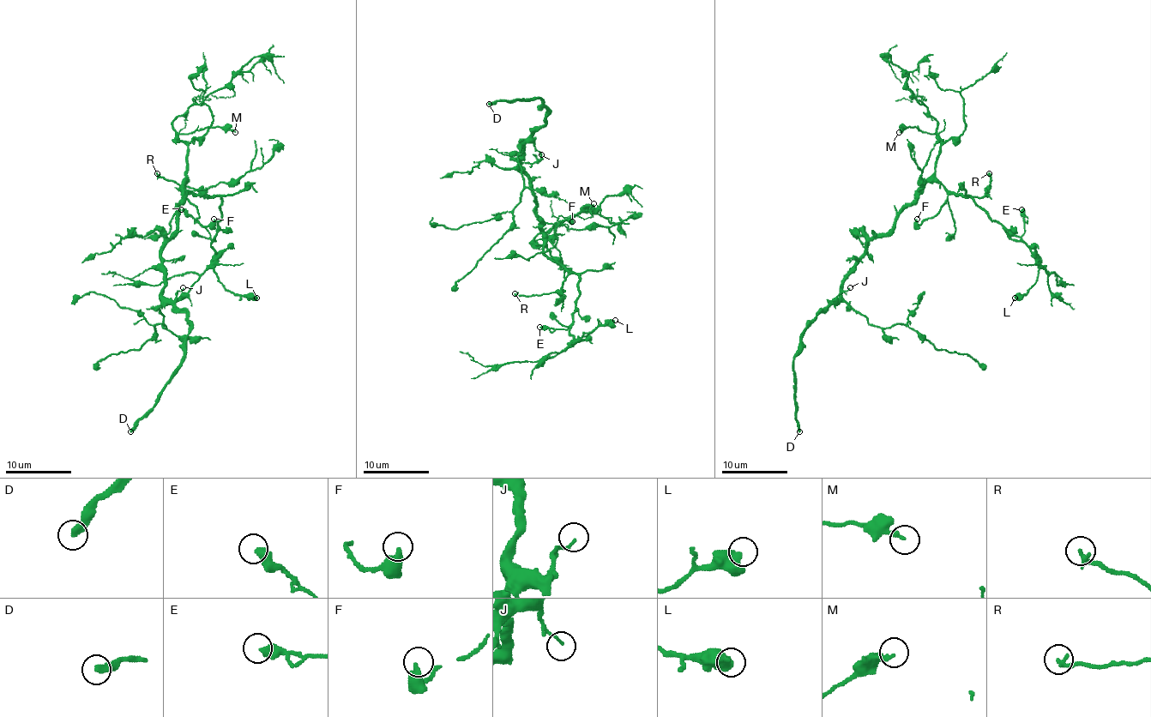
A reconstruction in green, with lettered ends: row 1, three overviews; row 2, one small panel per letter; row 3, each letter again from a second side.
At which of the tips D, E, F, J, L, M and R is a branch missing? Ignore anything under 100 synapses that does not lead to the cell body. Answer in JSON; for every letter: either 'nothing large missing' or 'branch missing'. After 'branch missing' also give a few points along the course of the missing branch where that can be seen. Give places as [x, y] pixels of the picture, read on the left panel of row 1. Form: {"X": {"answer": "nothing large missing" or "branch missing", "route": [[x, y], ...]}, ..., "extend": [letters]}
{"D": {"answer": "branch missing"}, "E": {"answer": "nothing large missing"}, "F": {"answer": "nothing large missing"}, "J": {"answer": "nothing large missing"}, "L": {"answer": "nothing large missing"}, "M": {"answer": "nothing large missing"}, "R": {"answer": "nothing large missing"}, "extend": ["D"]}

